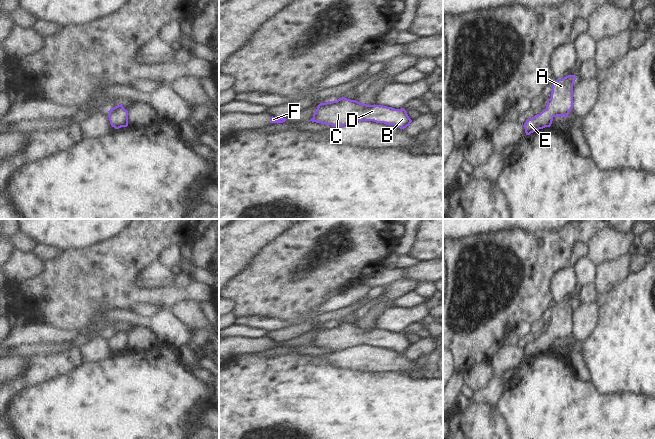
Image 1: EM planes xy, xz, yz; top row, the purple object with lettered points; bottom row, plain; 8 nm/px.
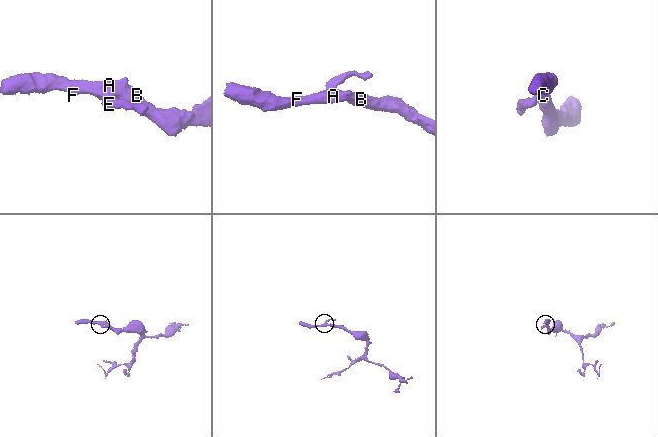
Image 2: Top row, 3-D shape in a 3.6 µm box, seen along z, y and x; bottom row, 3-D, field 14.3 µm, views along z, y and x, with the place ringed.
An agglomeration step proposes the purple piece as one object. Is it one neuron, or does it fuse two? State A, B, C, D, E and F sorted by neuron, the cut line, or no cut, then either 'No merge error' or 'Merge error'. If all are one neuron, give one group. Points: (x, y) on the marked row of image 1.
Groups: A B C D E F. No split. No merge error

